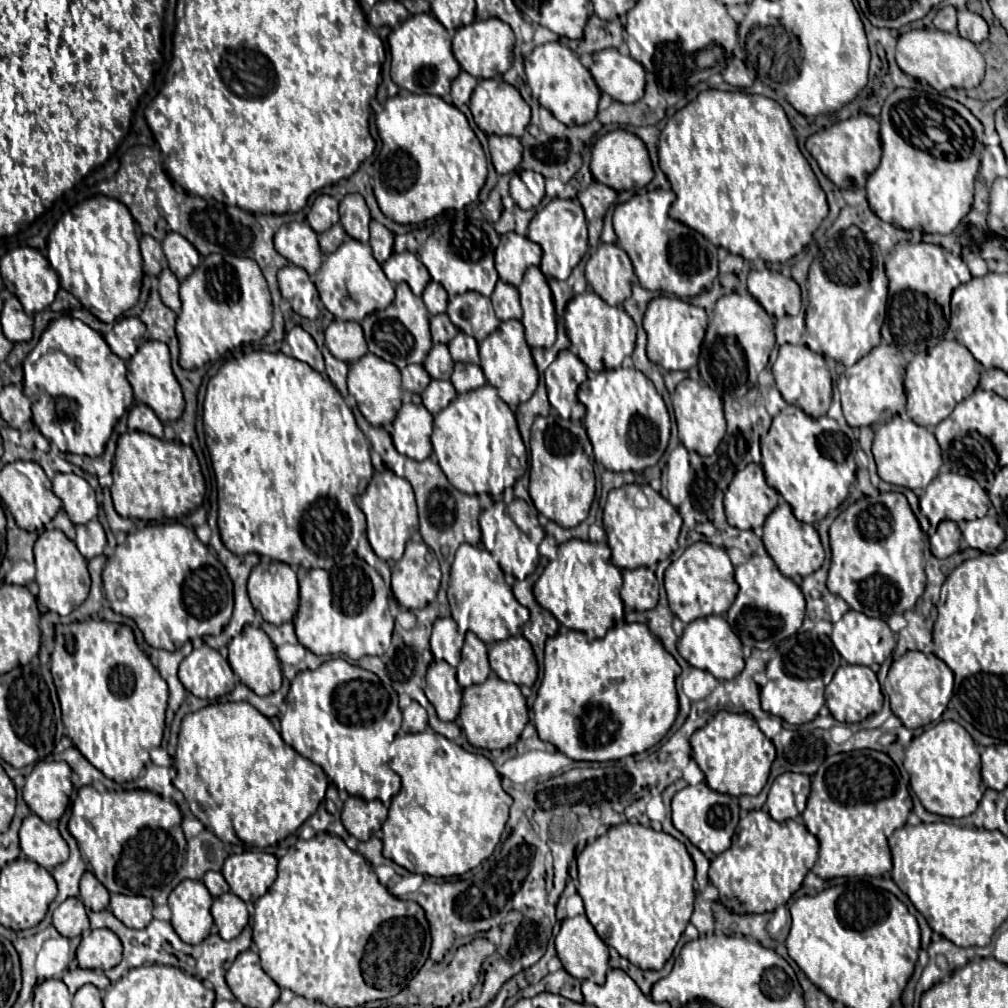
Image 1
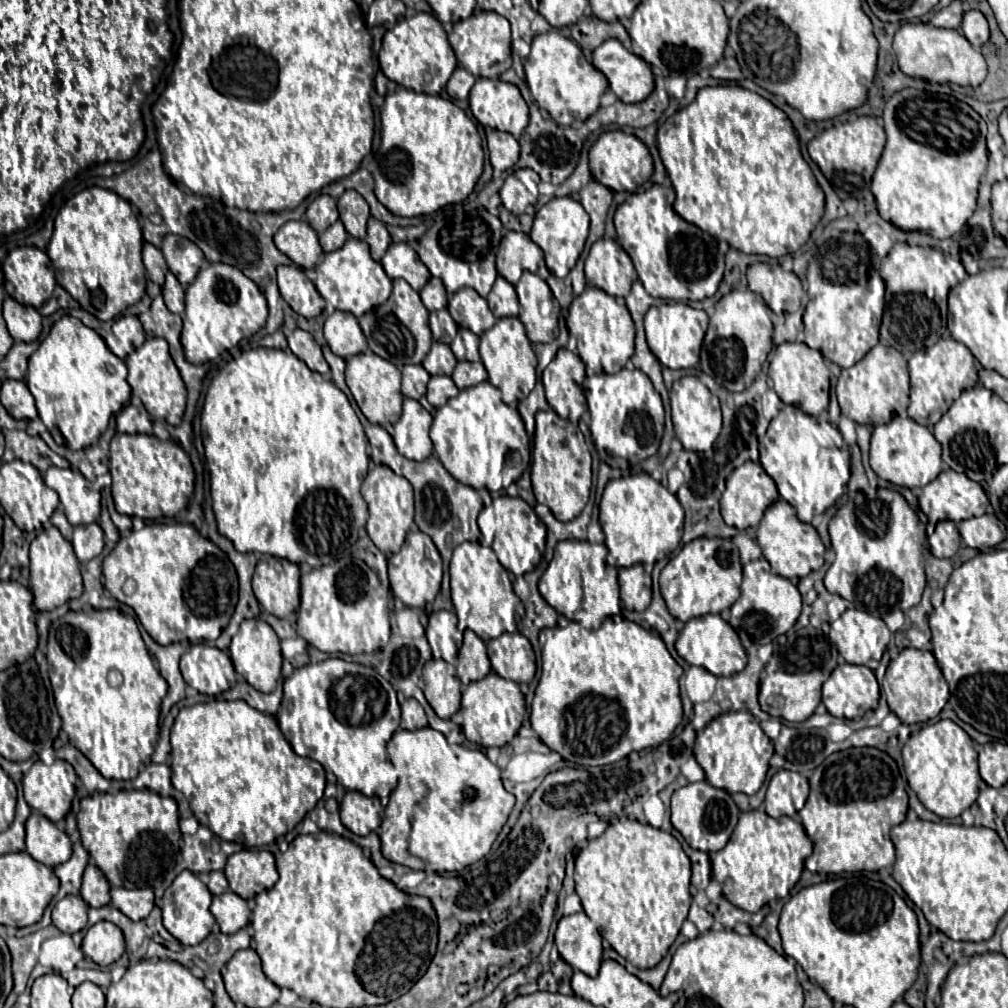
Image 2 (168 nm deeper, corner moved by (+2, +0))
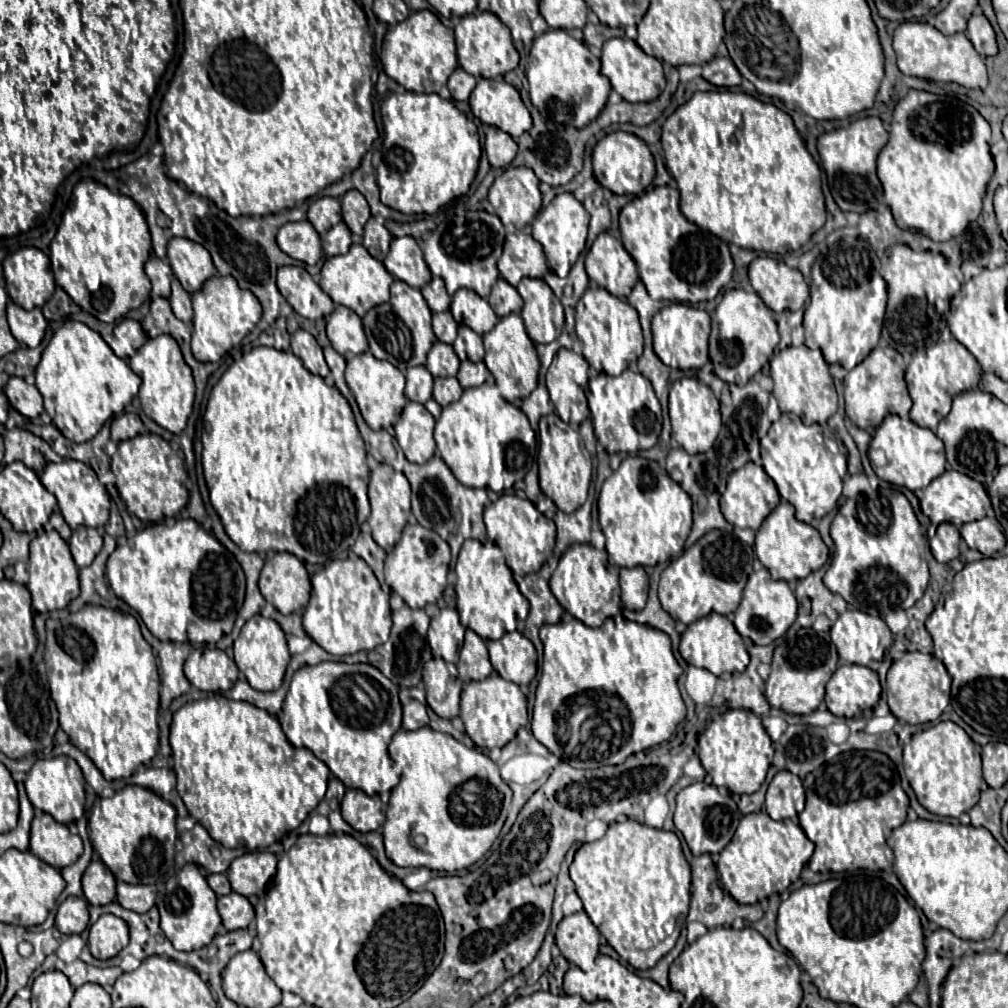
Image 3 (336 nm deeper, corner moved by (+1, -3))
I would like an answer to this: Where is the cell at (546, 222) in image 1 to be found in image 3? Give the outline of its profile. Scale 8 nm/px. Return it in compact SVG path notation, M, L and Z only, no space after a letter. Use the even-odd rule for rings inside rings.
M568 192L558 194L532 222L532 236L538 240L546 252L546 260L552 272L556 272L560 278L566 278L574 262L578 260L580 252L584 250L586 244L586 234L588 234L588 212L584 206Z

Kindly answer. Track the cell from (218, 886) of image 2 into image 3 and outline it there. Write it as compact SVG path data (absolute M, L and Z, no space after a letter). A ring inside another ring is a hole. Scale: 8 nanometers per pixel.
M210 874L208 876L208 884L216 892L216 896L224 896L224 894L230 894L232 892L226 874Z

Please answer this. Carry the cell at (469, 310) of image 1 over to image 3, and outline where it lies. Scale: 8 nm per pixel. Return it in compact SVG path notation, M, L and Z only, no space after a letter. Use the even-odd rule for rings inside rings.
M466 288L458 290L452 296L450 312L454 320L458 320L458 324L472 328L480 336L490 332L490 328L494 328L494 324L498 322L498 316L490 308L490 304L484 298L480 298L474 290L466 290Z

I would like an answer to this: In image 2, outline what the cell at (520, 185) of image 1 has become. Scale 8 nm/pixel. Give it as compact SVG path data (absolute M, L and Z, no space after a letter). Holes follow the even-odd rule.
M529 171L531 177L529 177L529 183L523 181L523 175L521 175L521 181L515 177L515 175L509 175L503 183L503 187L499 189L499 195L501 195L501 201L503 201L503 207L513 213L513 215L521 215L527 211L529 205L535 205L535 197L531 193L537 191L537 175L533 171Z

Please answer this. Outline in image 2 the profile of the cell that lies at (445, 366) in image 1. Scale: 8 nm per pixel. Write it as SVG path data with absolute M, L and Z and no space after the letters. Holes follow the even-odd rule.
M435 341L431 345L431 351L423 359L423 367L431 375L451 375L453 369L455 369L455 365L457 365L457 359L455 359L453 351L449 349L449 345L439 343L439 341Z

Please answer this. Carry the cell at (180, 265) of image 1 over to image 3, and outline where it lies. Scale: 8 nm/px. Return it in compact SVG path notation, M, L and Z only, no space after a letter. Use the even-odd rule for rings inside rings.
M172 238L168 242L168 262L182 288L190 294L198 292L202 284L216 274L208 250L188 238Z

